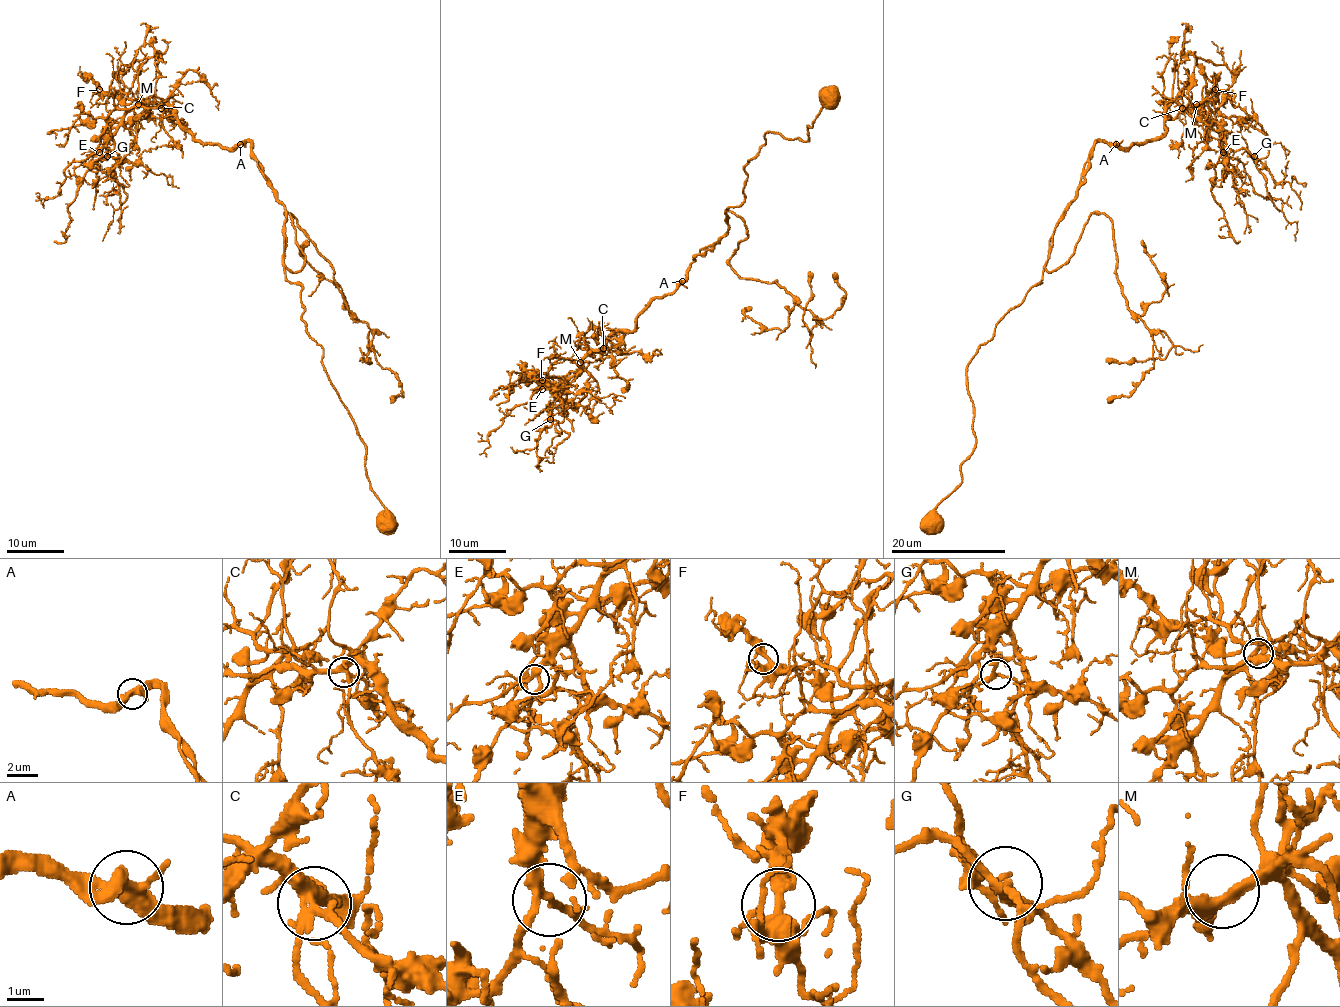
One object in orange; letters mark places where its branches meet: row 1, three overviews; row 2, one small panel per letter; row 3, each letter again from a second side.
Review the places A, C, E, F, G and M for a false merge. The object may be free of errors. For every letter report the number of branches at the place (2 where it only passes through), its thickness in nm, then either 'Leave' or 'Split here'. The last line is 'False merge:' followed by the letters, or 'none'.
A: Branches: 3. Thickness 400 nm. Leave
C: Branches: 5. Thickness 360 nm. Leave
E: Branches: 3. Thickness 280 nm. Leave
F: Branches: 3. Thickness 320 nm. Leave
G: Branches: 3. Thickness 260 nm. Leave
M: Branches: 3. Thickness 360 nm. Leave
False merge: none

